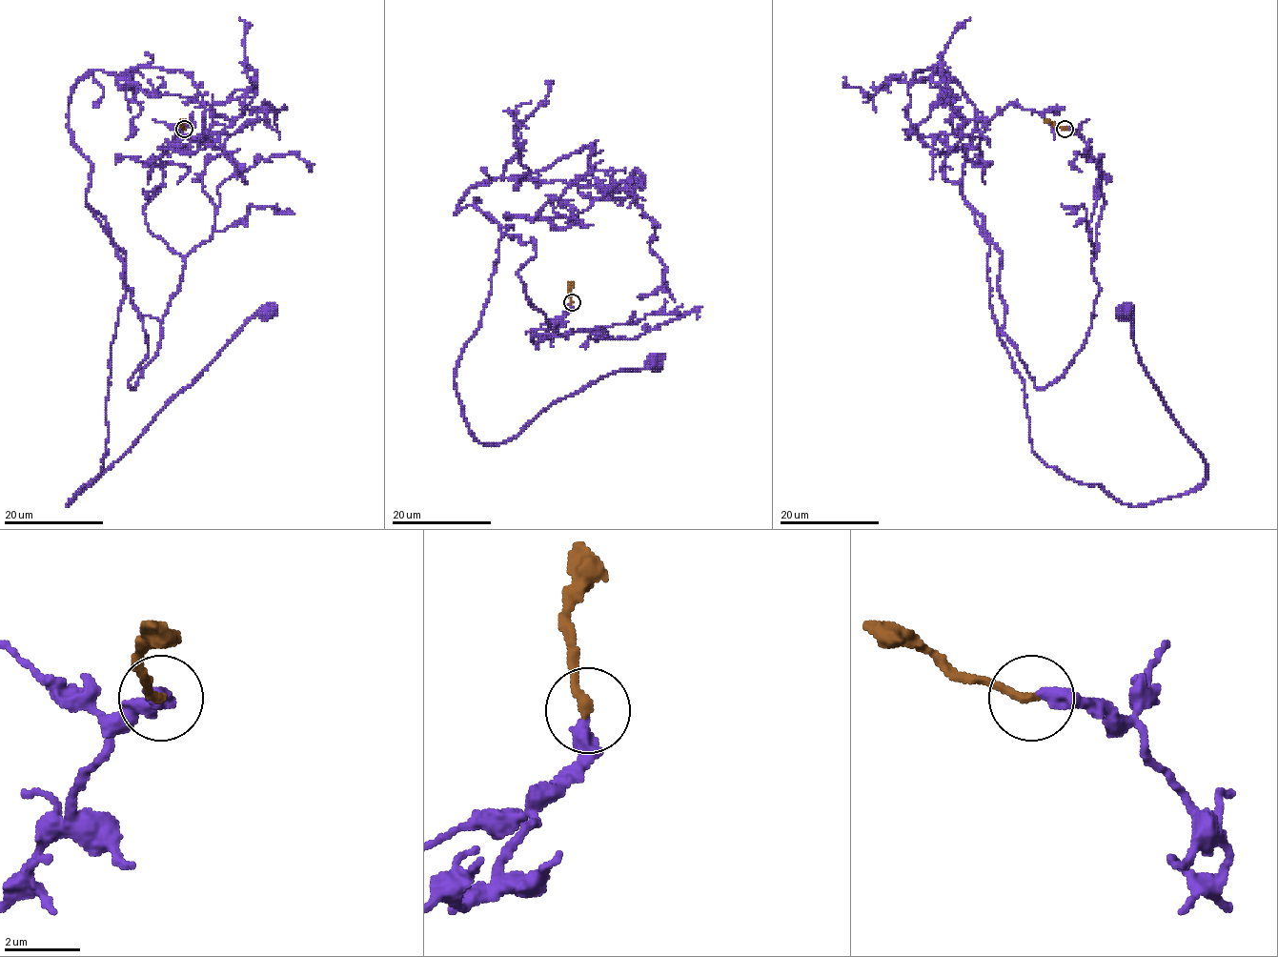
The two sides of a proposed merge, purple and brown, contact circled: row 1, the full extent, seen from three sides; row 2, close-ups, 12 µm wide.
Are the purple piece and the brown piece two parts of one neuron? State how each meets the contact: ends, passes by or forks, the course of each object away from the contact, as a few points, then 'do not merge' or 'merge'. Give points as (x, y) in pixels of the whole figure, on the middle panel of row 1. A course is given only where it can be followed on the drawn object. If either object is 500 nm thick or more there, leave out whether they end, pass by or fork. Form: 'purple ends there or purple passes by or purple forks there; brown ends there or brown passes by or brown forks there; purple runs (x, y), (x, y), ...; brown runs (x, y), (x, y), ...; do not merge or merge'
purple ends there; brown ends there; purple runs (571, 303), (532, 339), (572, 330), (526, 297), (534, 240), (500, 228), (456, 368), (483, 443), (656, 360); brown runs (571, 302), (569, 290), (571, 281); merge

